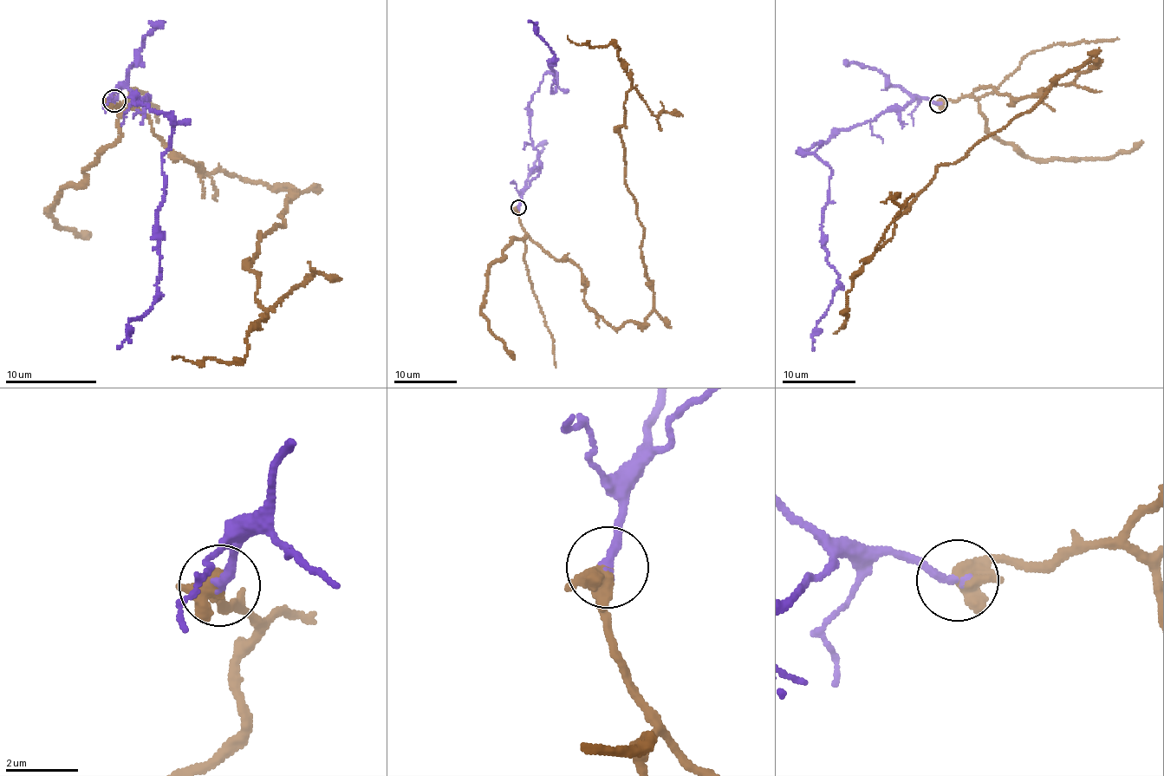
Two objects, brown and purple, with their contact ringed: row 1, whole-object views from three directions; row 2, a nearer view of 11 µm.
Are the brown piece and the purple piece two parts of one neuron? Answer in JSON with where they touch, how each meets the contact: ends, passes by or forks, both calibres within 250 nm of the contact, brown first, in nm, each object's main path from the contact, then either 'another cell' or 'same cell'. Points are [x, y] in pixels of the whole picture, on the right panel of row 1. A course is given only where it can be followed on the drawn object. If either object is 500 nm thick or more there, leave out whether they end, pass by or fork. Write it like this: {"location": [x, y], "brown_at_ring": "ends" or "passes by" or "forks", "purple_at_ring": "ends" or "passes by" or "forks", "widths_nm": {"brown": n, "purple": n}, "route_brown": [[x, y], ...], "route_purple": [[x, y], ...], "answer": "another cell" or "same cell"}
{"location": [938, 103], "brown_at_ring": "passes by", "purple_at_ring": "ends", "widths_nm": {"brown": 480, "purple": 240}, "route_brown": [[938, 104], [989, 86], [1041, 95], [1095, 63], [943, 164], [854, 279], [833, 333]], "route_purple": [[938, 104], [916, 98], [797, 152], [816, 154], [831, 171], [822, 245], [838, 289], [816, 324], [814, 350]], "answer": "same cell"}

